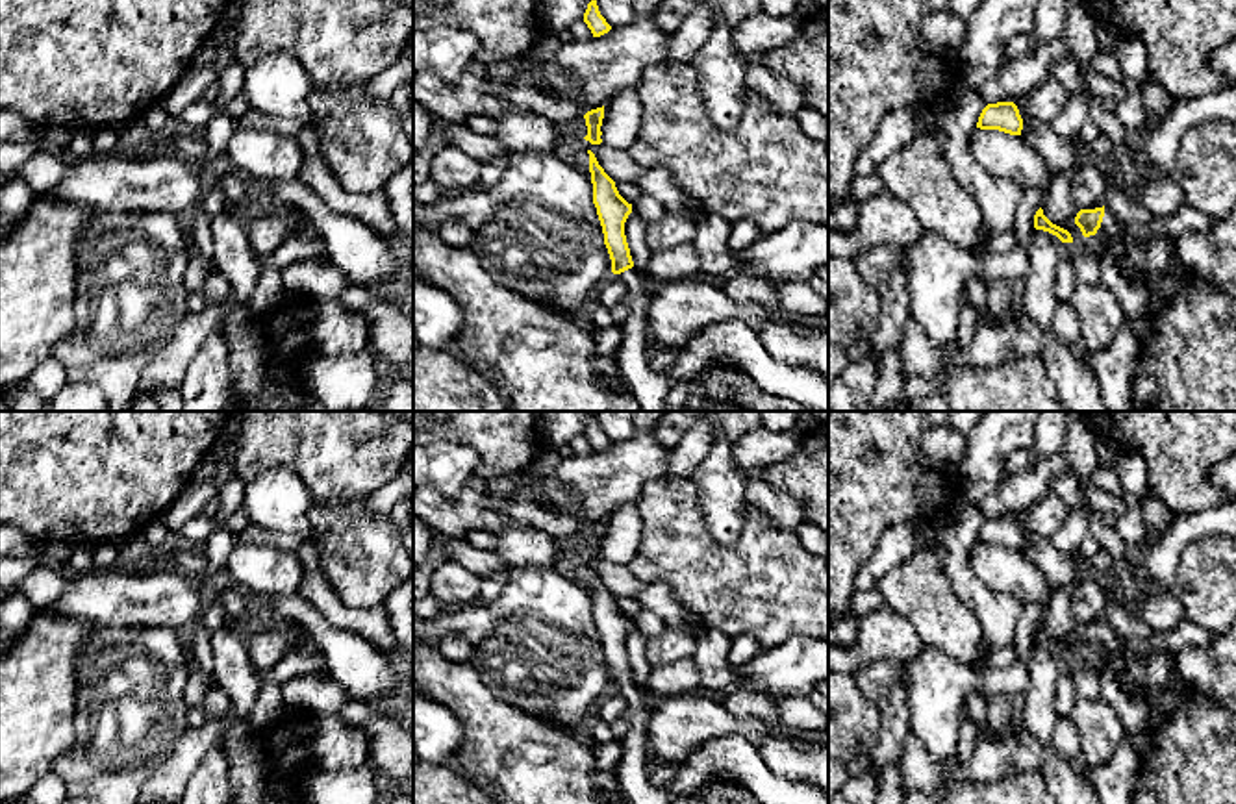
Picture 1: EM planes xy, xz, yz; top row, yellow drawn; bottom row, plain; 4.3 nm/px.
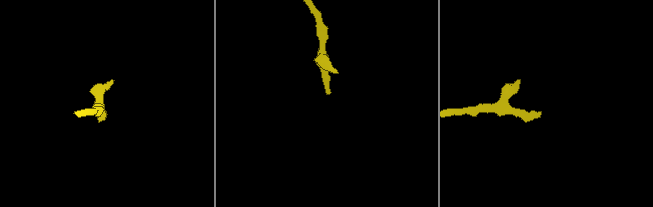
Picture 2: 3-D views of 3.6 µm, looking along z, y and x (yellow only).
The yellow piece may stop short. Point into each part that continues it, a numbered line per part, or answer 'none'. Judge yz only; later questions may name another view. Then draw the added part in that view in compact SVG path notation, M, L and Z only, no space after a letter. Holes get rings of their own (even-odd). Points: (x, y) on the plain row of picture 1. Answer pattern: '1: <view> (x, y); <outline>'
1: yz (1186, 634); M1182 621L1173 630L1153 632L1147 641L1141 641L1132 635L1123 635L1117 628L1104 624L1104 632L1101 643L1097 645L1097 661L1103 660L1106 652L1123 652L1127 658L1127 665L1119 671L1119 674L1134 661L1147 660L1156 652L1175 654L1186 647L1210 647L1217 634L1192 622Z

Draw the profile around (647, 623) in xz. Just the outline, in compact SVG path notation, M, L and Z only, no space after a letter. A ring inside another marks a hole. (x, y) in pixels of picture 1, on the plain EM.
M647 609L632 619L632 626L636 626L647 637L656 635L667 628L656 613Z

